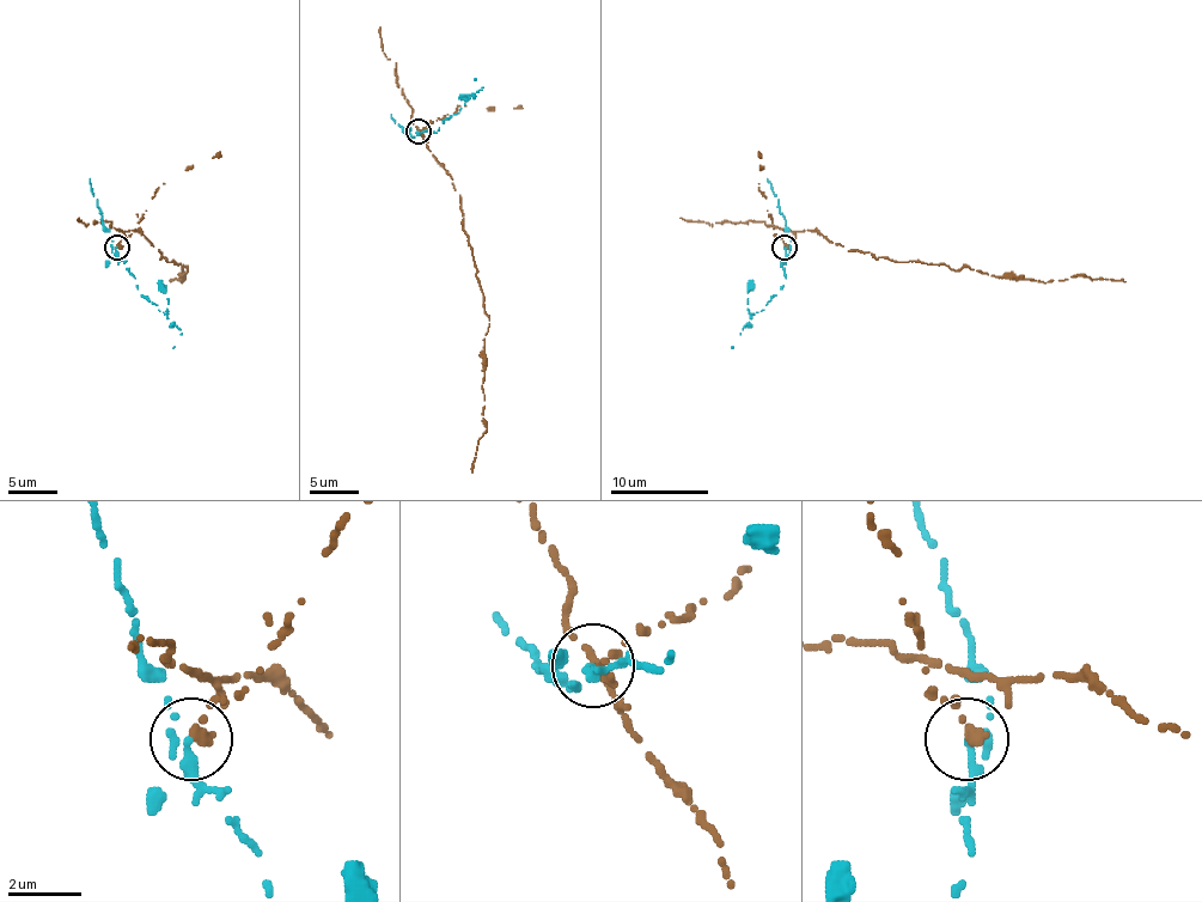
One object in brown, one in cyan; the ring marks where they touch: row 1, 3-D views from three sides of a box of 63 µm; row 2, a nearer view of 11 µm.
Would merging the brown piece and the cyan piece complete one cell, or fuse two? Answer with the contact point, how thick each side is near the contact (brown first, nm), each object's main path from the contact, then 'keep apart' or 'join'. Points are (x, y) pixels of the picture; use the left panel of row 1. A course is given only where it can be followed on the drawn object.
at (116, 247); 280 nm thick on the brown side, 280 nm on the other; brown runs (117, 247), (120, 232), (136, 230), (162, 256), (181, 270), (188, 268), (181, 284), (183, 276), (171, 281); cyan runs (117, 247), (115, 254), (141, 296), (181, 333), (174, 347); keep apart

